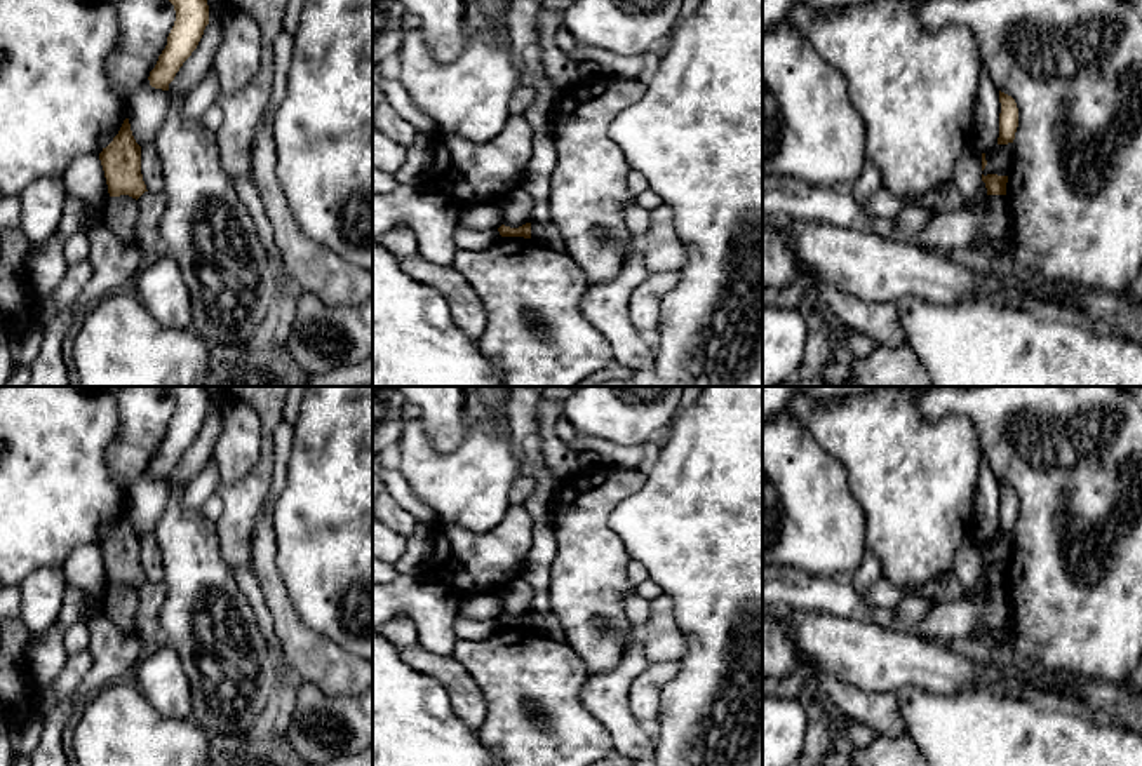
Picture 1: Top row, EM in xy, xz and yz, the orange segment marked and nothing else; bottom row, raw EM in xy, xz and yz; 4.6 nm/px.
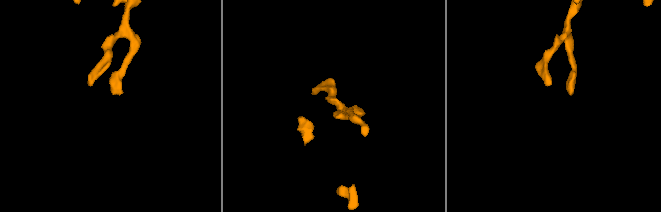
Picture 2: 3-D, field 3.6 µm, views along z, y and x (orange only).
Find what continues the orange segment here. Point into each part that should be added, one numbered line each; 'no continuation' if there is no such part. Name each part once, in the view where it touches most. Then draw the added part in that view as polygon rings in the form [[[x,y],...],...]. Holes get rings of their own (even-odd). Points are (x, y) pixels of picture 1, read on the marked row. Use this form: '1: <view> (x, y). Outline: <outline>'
no continuation

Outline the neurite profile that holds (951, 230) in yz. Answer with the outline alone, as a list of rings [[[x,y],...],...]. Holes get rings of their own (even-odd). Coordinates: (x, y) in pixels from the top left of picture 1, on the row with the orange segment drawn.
[[[987,195],[980,212],[957,209],[935,214],[919,232],[917,244],[956,254],[970,249],[978,237],[987,240],[992,252],[1011,249],[1013,228],[1006,195]]]

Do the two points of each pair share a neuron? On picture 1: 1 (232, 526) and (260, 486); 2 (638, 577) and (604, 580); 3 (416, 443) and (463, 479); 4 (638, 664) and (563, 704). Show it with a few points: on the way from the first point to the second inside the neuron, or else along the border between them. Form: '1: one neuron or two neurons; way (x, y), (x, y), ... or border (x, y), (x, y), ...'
1: one neuron; way (239, 516), (241, 505), (249, 497)
2: two neurons; border (632, 561), (629, 564), (631, 587)
3: one neuron; way (427, 455), (451, 479)
4: two neurons; border (587, 674), (580, 702), (604, 726)

